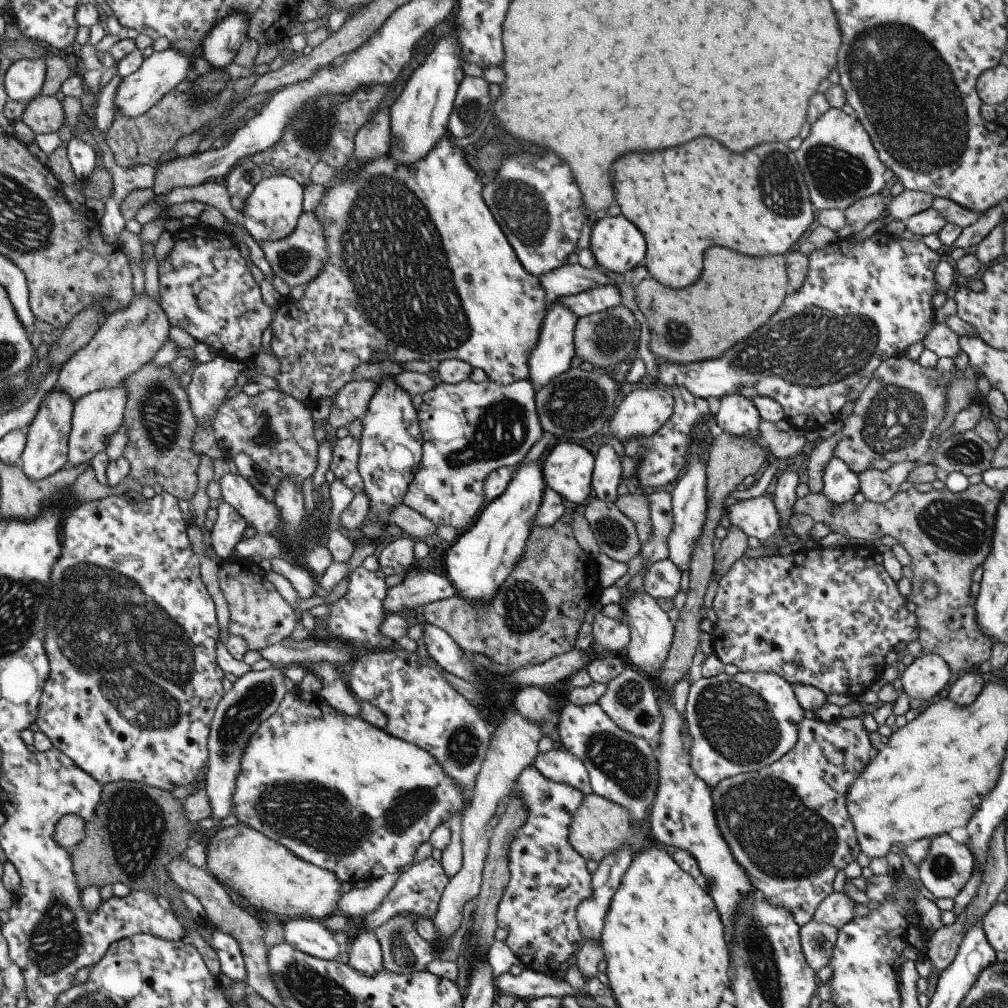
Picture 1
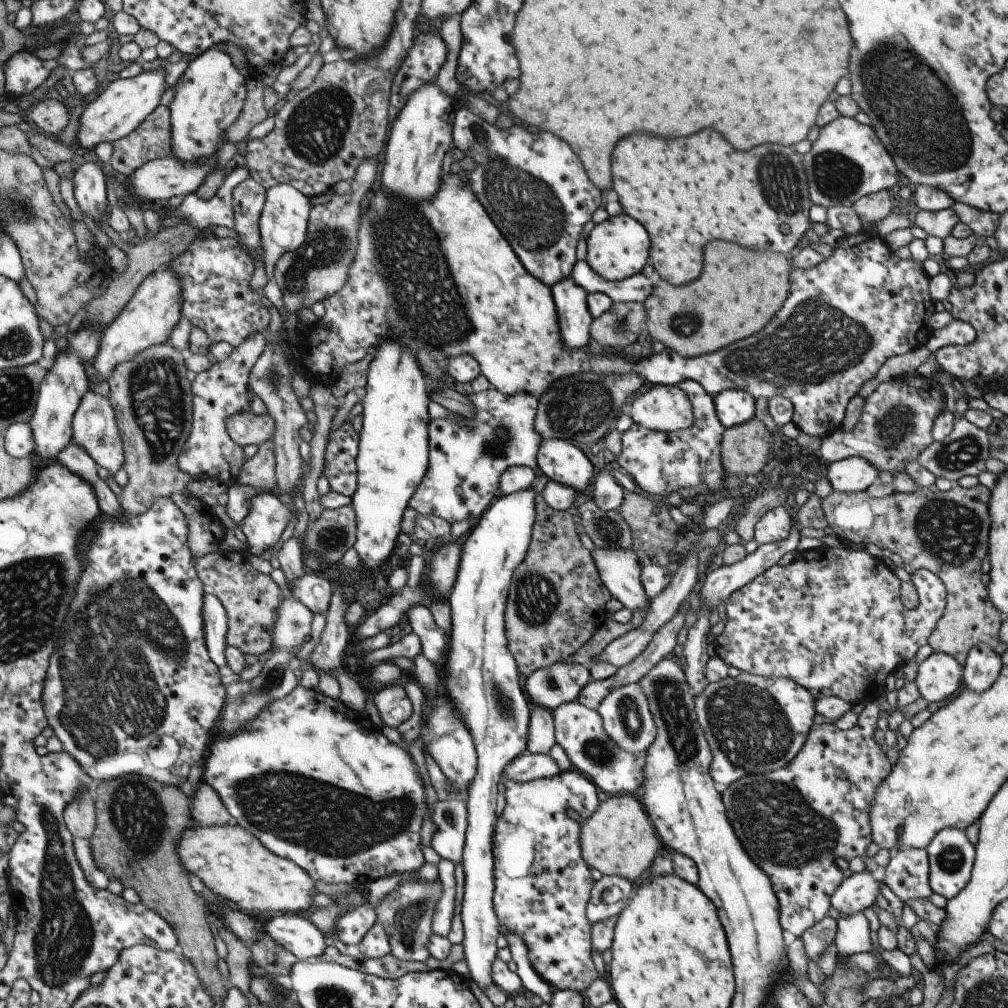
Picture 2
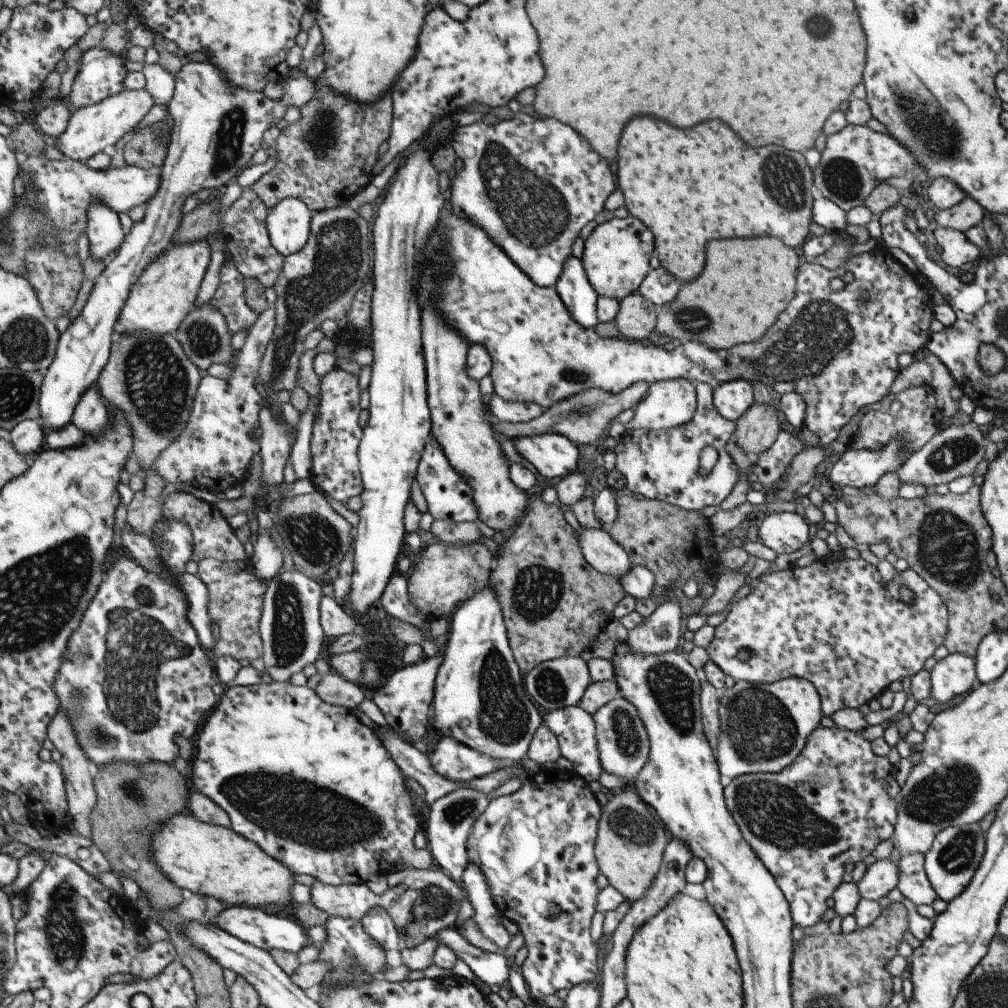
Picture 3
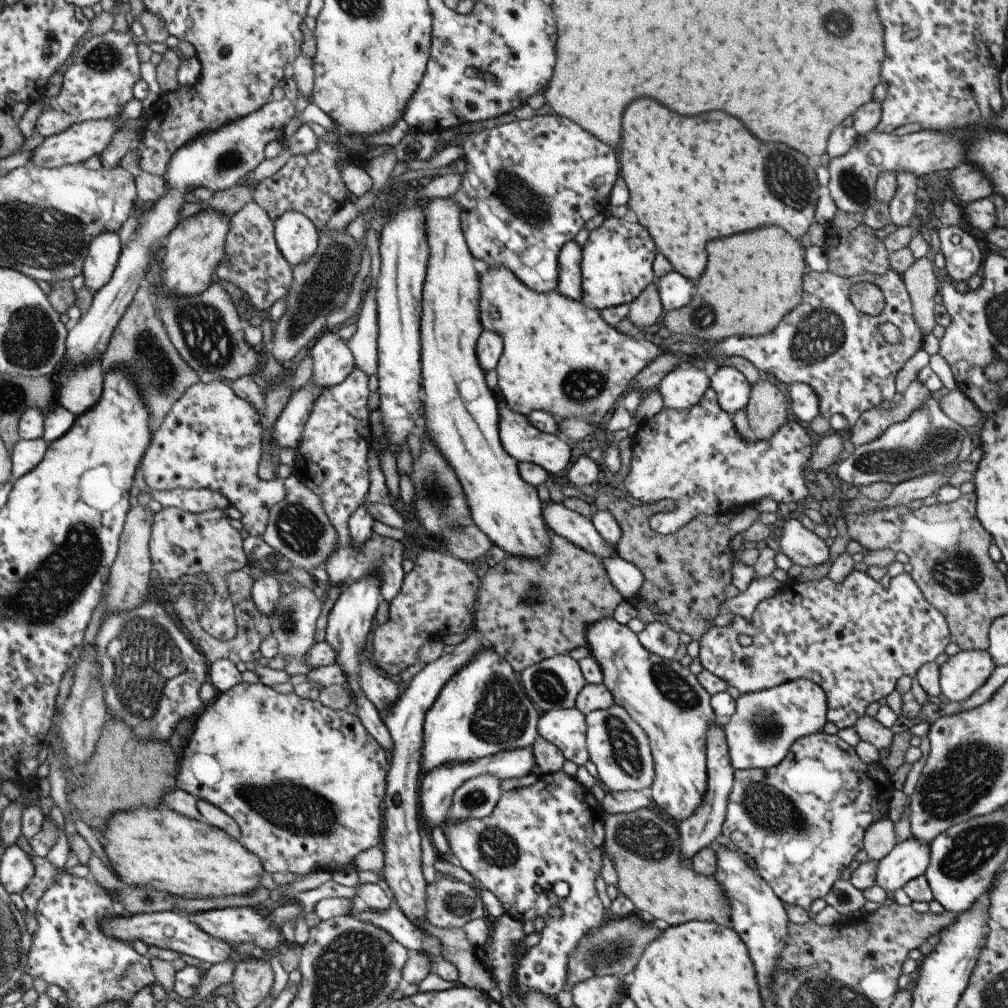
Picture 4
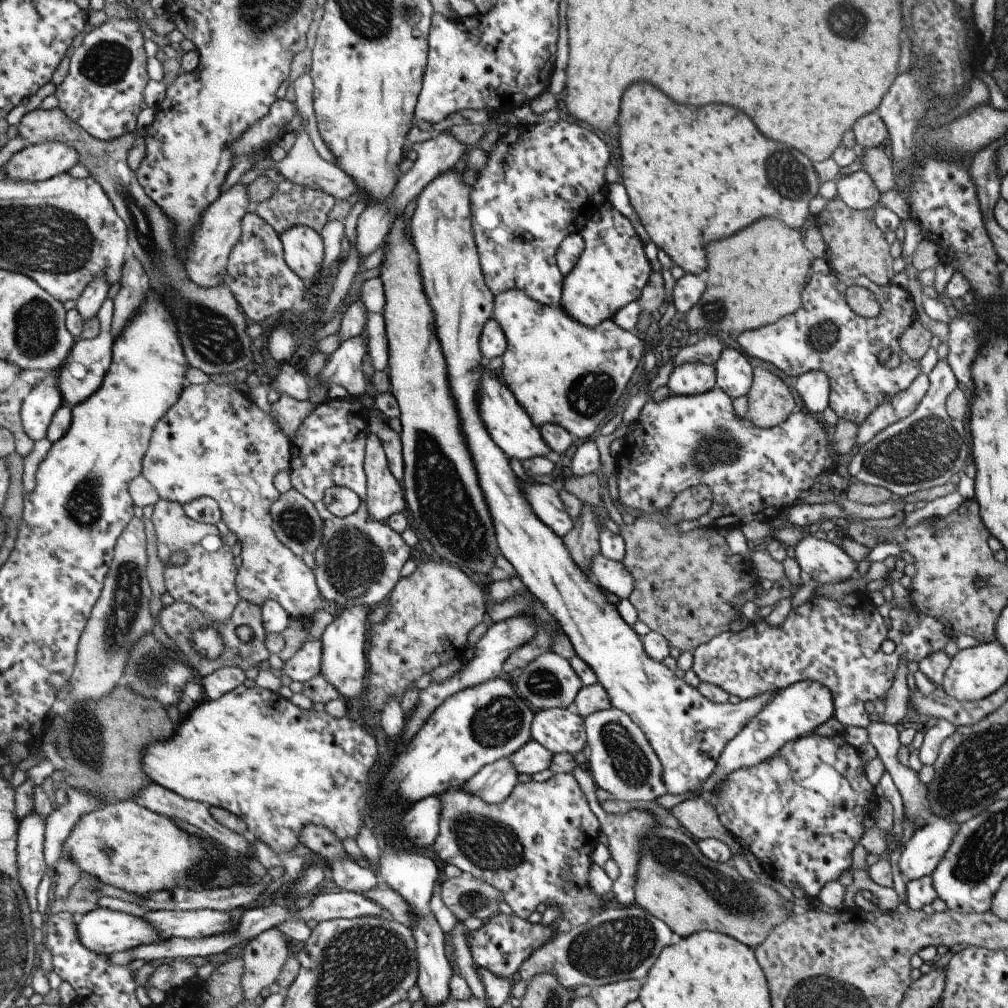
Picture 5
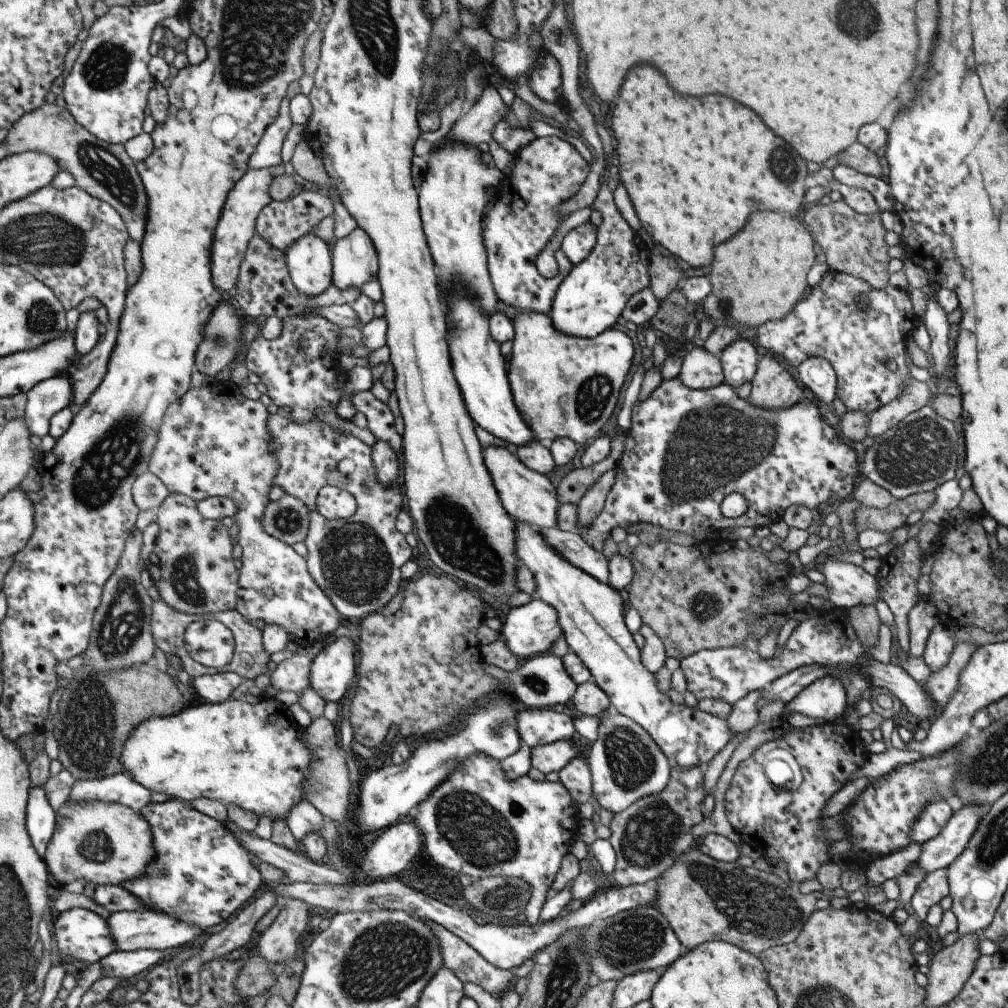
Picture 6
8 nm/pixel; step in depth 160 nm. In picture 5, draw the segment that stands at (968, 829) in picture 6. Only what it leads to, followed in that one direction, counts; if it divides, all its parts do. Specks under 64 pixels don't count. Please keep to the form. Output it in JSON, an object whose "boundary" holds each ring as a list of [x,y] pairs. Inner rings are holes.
{"boundary":[[[934,817],[923,828],[914,831],[905,845],[900,846],[897,866],[902,880],[911,881],[931,875],[957,830],[958,825],[951,820]]]}

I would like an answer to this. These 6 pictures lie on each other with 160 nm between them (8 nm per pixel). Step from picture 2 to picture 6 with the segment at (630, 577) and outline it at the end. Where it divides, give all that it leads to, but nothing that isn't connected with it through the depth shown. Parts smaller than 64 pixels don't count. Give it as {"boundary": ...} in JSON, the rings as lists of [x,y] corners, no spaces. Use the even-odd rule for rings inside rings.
{"boundary":[[[487,446],[483,448],[483,462],[493,480],[500,503],[507,514],[517,523],[538,527],[555,527],[556,510],[559,506],[556,499],[555,487],[551,485],[545,475],[529,470],[521,461],[508,452],[505,447]]]}

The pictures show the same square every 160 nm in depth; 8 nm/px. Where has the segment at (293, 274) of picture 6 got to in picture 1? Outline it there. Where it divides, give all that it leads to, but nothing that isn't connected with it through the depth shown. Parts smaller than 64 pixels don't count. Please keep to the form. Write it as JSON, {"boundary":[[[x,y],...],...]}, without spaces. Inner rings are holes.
{"boundary":[[[273,175],[262,178],[244,201],[241,222],[250,237],[258,244],[275,242],[288,237],[296,227],[297,217],[302,210],[302,186],[291,177]]]}

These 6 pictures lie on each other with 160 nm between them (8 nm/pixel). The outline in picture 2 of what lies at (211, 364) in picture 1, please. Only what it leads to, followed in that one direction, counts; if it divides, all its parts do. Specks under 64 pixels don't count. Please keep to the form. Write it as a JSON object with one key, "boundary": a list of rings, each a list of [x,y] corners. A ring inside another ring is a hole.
{"boundary":[[[267,327],[246,336],[241,344],[233,347],[227,358],[215,362],[205,371],[197,373],[190,382],[193,404],[193,424],[189,438],[177,460],[178,468],[193,479],[210,478],[229,487],[238,483],[238,474],[246,461],[238,444],[235,444],[226,431],[226,420],[234,414],[247,411],[248,376],[264,346],[267,343]]]}

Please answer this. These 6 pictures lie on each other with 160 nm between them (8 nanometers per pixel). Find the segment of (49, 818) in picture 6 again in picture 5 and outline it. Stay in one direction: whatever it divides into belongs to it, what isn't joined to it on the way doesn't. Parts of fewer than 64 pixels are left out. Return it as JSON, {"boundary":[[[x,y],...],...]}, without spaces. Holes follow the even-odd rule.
{"boundary":[[[31,812],[27,818],[20,822],[19,840],[17,840],[17,880],[23,886],[31,911],[36,911],[37,888],[43,878],[52,875],[45,860],[45,830],[48,818],[41,818],[39,814]]]}

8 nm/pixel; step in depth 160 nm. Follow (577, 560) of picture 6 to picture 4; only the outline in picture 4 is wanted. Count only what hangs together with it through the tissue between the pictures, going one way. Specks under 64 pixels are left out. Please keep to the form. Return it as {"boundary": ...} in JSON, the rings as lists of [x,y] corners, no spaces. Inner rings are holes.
{"boundary":[[[617,554],[601,560],[608,581],[623,599],[629,600],[639,590],[643,577],[639,569],[620,559]]]}

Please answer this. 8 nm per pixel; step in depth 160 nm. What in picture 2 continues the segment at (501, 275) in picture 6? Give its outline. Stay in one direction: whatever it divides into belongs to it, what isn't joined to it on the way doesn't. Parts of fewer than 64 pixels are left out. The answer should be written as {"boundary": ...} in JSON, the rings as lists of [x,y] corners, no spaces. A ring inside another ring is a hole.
{"boundary":[[[463,100],[456,103],[457,109],[454,112],[454,119],[452,124],[452,144],[455,148],[459,148],[461,152],[464,152],[465,156],[470,156],[474,160],[475,168],[469,171],[467,174],[466,187],[476,196],[479,204],[482,204],[483,210],[489,215],[491,222],[495,225],[495,228],[499,229],[501,236],[507,241],[507,244],[512,248],[515,256],[519,259],[519,262],[523,265],[523,268],[534,276],[537,280],[540,280],[545,286],[550,287],[552,284],[563,280],[570,276],[572,266],[575,264],[575,245],[579,238],[581,228],[583,224],[590,220],[591,214],[599,208],[602,202],[603,192],[588,179],[583,165],[580,163],[579,157],[571,150],[571,147],[552,135],[547,131],[529,132],[523,128],[523,126],[511,125],[509,128],[499,129],[495,125],[490,125],[483,119],[475,116],[469,109],[466,108]]]}

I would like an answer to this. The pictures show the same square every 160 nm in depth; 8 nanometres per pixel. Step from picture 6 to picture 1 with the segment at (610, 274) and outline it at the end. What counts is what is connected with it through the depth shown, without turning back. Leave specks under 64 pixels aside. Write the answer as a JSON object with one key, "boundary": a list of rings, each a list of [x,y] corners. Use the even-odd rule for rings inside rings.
{"boundary":[[[620,214],[594,222],[588,249],[601,269],[628,275],[635,266],[643,265],[646,242],[639,229]]]}

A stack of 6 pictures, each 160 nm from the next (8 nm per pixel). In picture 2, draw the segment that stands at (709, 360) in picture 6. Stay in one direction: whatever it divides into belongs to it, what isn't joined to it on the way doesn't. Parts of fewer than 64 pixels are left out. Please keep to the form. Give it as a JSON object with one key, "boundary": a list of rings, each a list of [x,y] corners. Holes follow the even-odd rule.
{"boundary":[[[650,385],[645,394],[631,400],[625,410],[633,423],[652,431],[669,432],[689,428],[692,425],[692,406],[687,395],[677,386]]]}

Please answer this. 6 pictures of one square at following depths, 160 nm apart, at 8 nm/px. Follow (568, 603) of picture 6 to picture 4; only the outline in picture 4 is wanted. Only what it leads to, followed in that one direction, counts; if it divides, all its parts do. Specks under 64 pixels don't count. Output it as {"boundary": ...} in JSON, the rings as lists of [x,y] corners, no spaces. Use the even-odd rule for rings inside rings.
{"boundary":[[[449,196],[448,198],[441,199],[432,197],[423,202],[422,208],[424,216],[424,232],[427,238],[427,246],[429,246],[429,260],[427,260],[427,270],[425,270],[425,280],[423,280],[423,298],[421,298],[421,328],[419,328],[419,344],[421,344],[421,382],[420,388],[423,388],[425,400],[423,400],[423,418],[425,418],[425,430],[427,436],[437,444],[437,448],[441,450],[443,458],[447,460],[447,464],[451,464],[453,472],[455,472],[456,479],[462,486],[468,509],[470,510],[470,518],[473,520],[474,525],[488,538],[491,544],[503,550],[504,554],[514,557],[521,557],[522,559],[536,559],[541,555],[548,553],[548,546],[550,540],[545,528],[544,520],[542,519],[542,510],[537,497],[537,491],[534,486],[526,483],[518,473],[518,462],[512,459],[501,446],[498,437],[498,408],[497,402],[493,399],[493,393],[485,385],[484,370],[479,366],[475,347],[476,340],[479,332],[482,331],[481,324],[479,324],[479,312],[477,312],[479,298],[479,276],[477,276],[477,264],[472,254],[469,254],[467,245],[465,244],[462,230],[460,227],[460,210],[457,203]],[[612,616],[606,619],[599,619],[595,622],[588,624],[584,630],[584,638],[586,642],[585,649],[587,654],[591,655],[596,663],[599,665],[599,670],[602,676],[602,682],[607,690],[611,693],[613,702],[615,705],[619,705],[627,714],[641,727],[641,730],[647,735],[650,753],[654,764],[654,777],[651,781],[650,787],[647,789],[648,794],[651,797],[653,805],[657,805],[657,811],[668,818],[671,822],[675,824],[685,820],[694,810],[699,806],[702,796],[704,795],[706,789],[706,740],[705,733],[712,725],[716,722],[719,726],[723,726],[724,721],[721,719],[717,720],[715,714],[713,714],[713,709],[710,705],[710,696],[705,692],[705,689],[699,684],[696,679],[696,675],[691,674],[687,667],[682,668],[677,661],[673,659],[664,659],[652,652],[647,652],[646,648],[639,644],[636,634],[633,633],[627,625],[619,624]]]}

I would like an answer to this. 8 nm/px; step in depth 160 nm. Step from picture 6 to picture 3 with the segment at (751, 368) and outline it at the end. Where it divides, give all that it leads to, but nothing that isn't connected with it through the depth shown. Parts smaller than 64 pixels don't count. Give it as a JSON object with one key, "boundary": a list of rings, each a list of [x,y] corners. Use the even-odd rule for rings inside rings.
{"boundary":[[[743,379],[725,381],[712,389],[712,405],[728,421],[735,422],[752,401],[752,386]]]}

